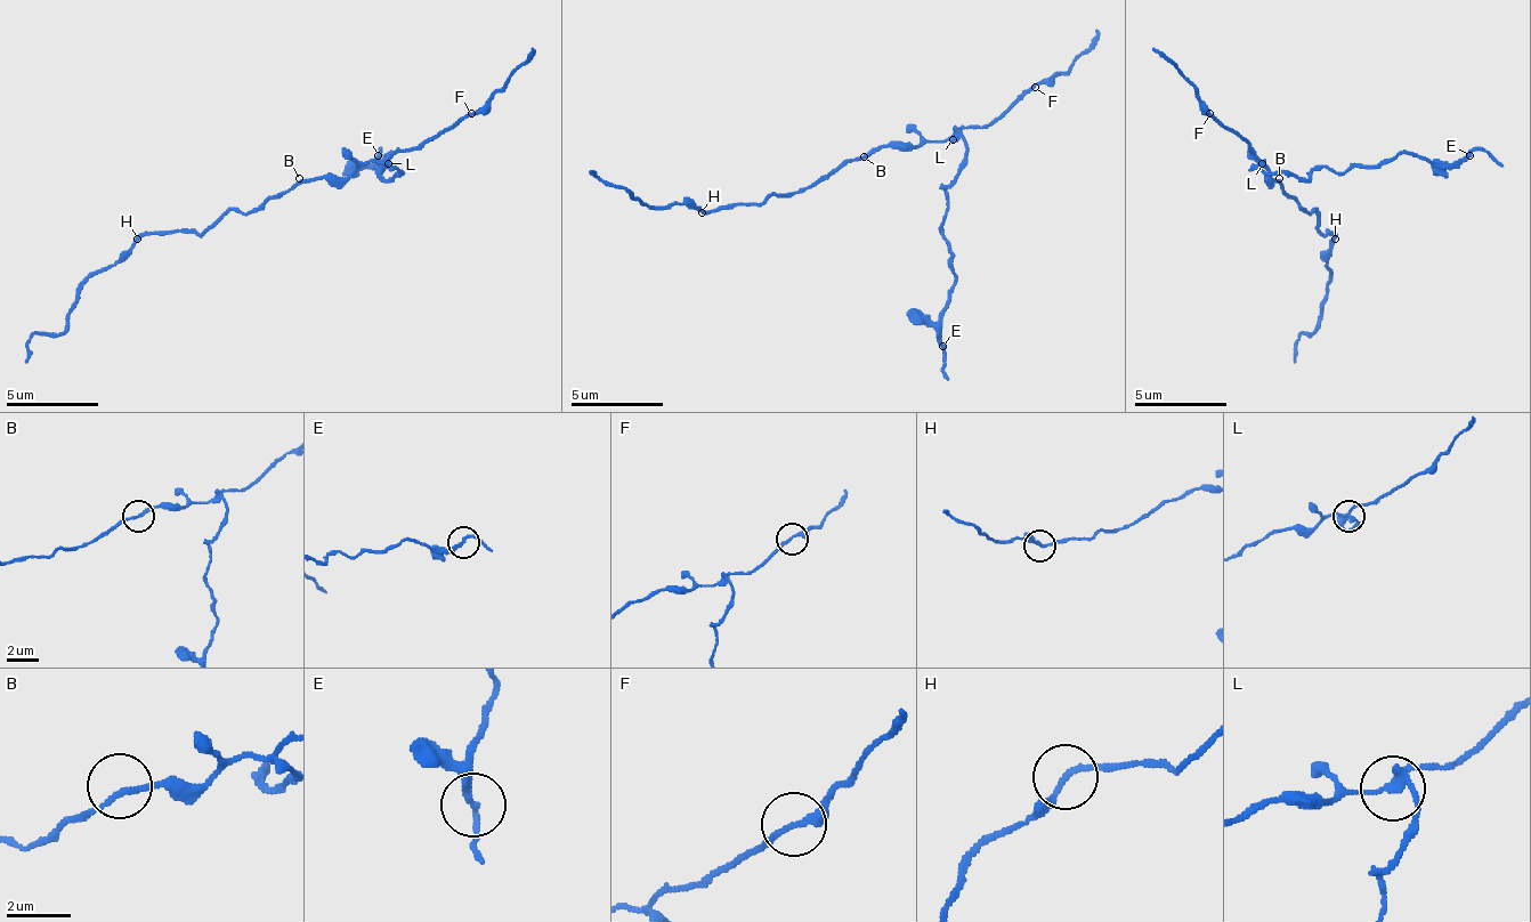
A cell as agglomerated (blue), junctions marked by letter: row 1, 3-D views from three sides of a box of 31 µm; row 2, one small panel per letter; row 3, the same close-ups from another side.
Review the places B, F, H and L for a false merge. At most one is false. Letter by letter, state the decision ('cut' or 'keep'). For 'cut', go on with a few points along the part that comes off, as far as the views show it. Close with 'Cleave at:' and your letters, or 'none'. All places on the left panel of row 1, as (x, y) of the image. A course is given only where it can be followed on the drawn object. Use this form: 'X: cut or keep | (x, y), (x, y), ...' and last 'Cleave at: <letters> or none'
B: keep
F: keep
H: keep
L: cut | (387, 164), (402, 169), (402, 174), (378, 174), (391, 155), (378, 164), (378, 151), (382, 164)
Cleave at: L

